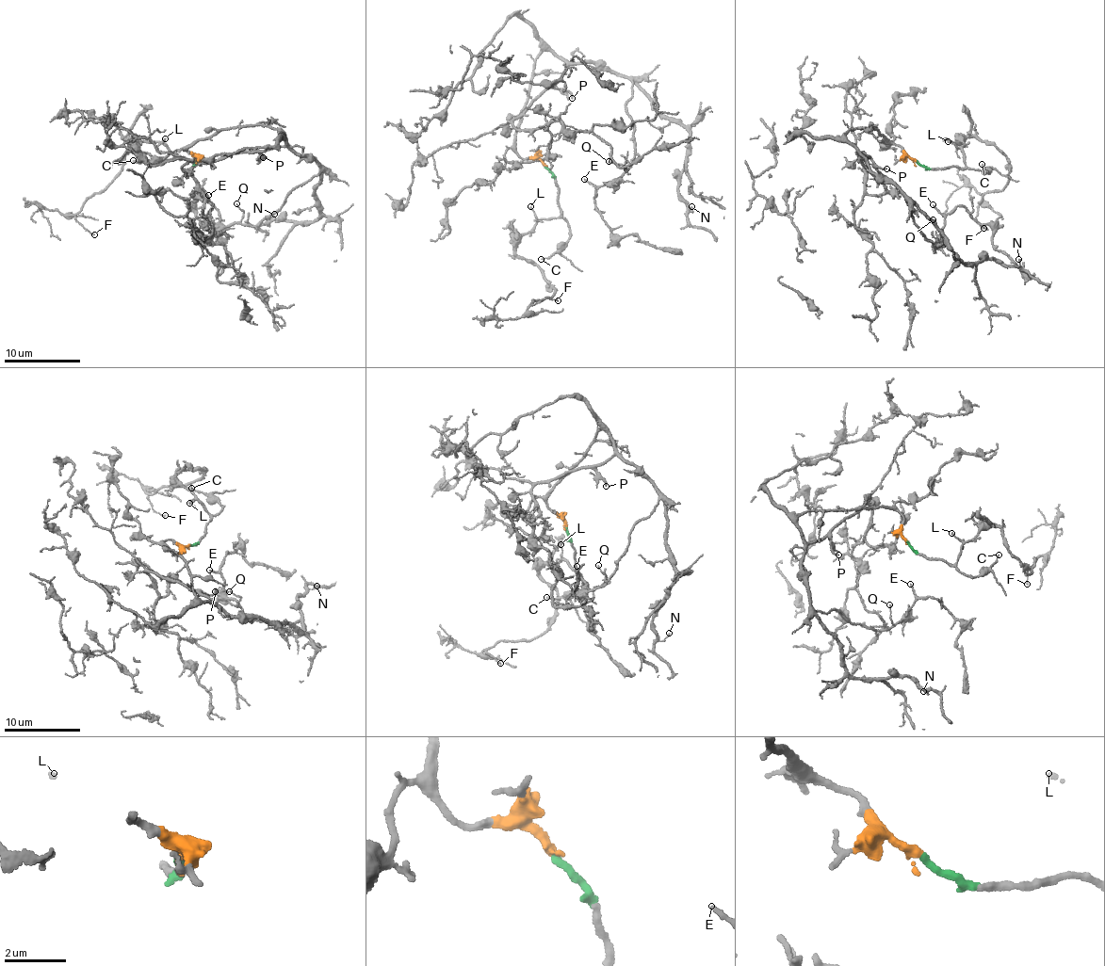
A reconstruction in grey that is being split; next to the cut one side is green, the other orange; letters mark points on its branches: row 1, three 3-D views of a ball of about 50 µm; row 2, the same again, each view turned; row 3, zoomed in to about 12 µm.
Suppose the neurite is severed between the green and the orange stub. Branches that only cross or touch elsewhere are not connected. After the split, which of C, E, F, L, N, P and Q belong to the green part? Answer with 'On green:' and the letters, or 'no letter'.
On green: C, F, L

